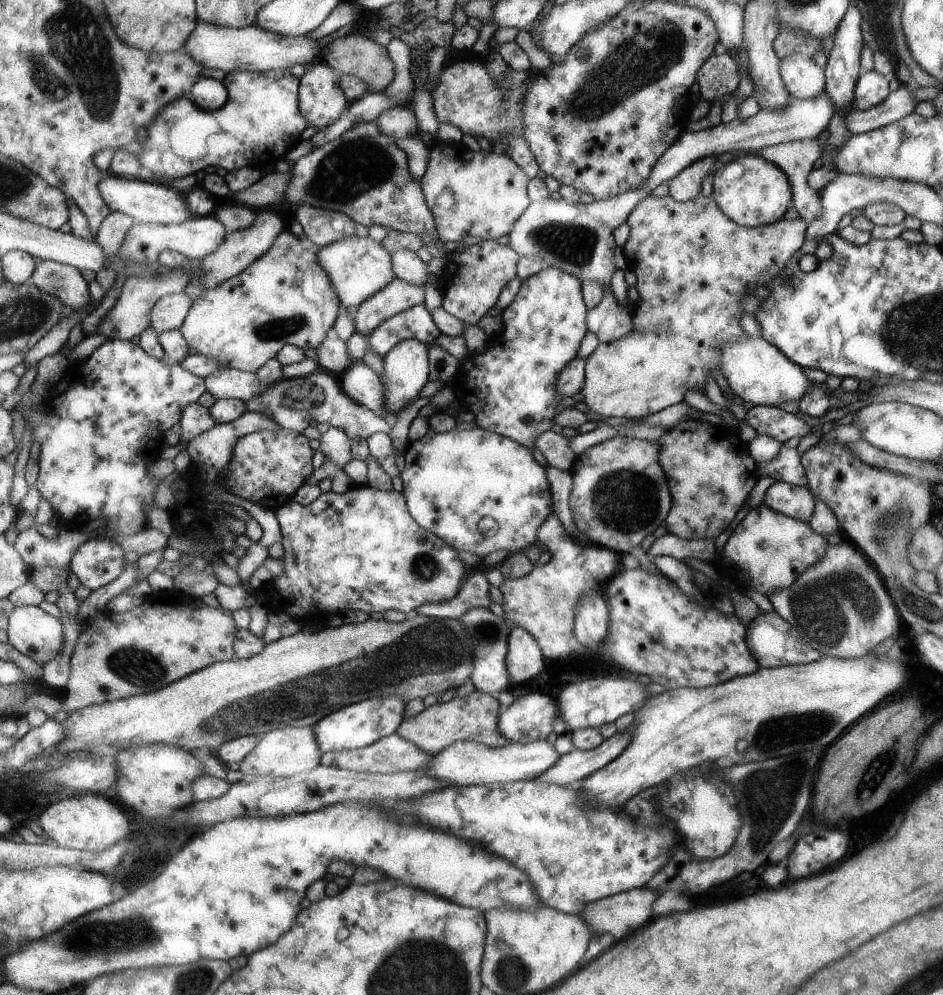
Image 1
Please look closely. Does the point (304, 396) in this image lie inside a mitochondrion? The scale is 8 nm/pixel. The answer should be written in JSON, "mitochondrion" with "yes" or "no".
{"mitochondrion":"yes"}

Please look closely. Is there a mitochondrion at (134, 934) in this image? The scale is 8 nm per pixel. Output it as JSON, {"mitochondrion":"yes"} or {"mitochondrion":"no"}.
{"mitochondrion":"yes"}

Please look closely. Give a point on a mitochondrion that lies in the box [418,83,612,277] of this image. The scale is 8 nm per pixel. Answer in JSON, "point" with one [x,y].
{"point":[574,245]}

